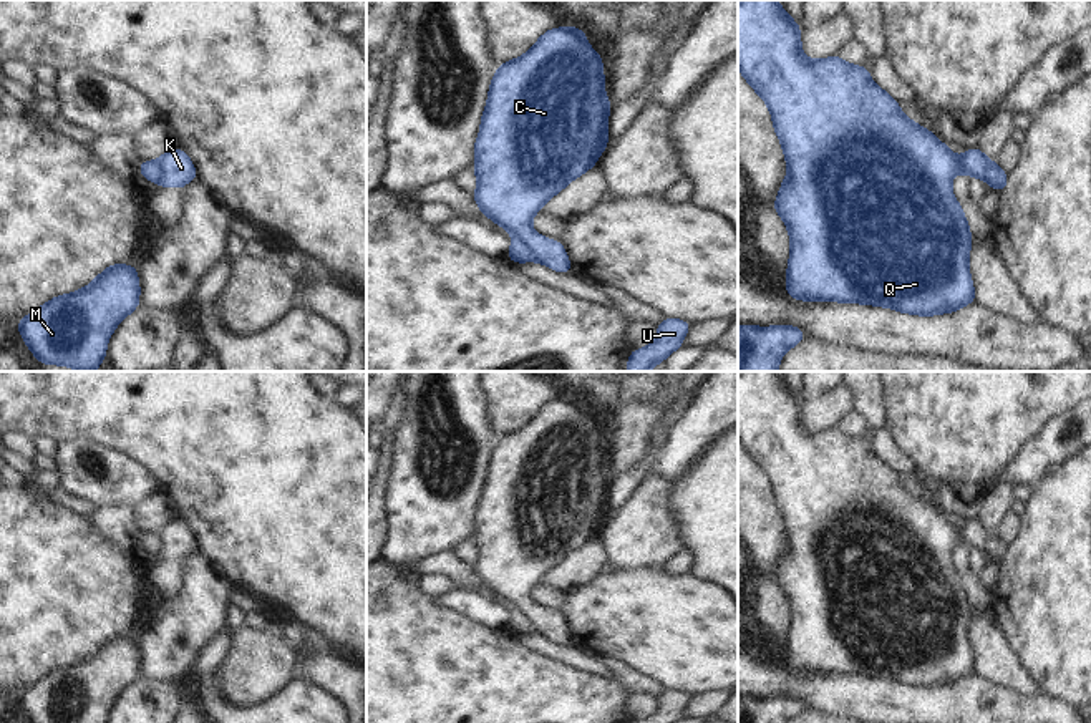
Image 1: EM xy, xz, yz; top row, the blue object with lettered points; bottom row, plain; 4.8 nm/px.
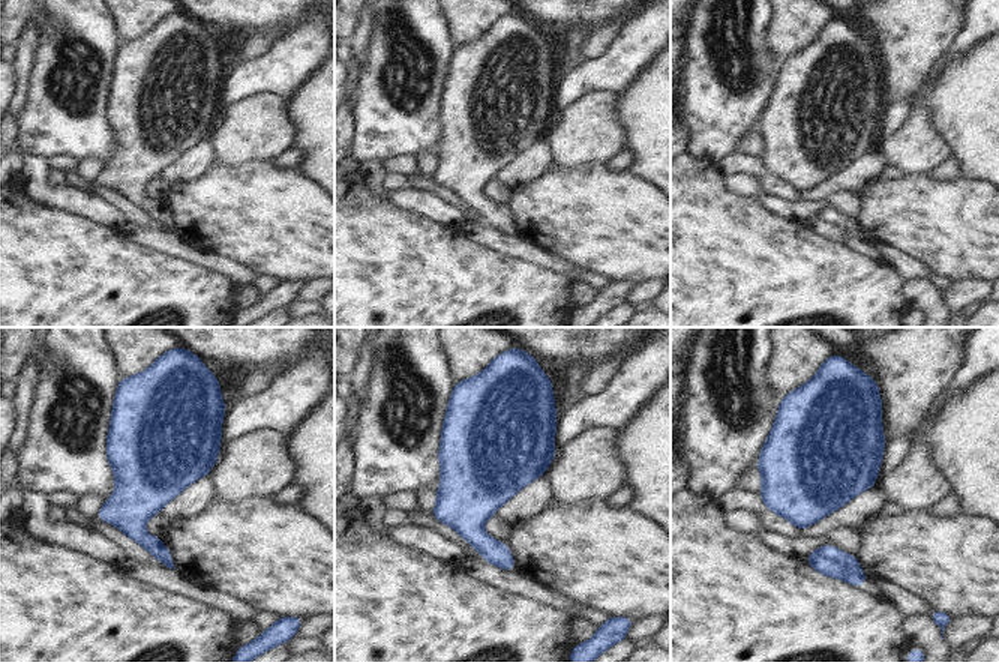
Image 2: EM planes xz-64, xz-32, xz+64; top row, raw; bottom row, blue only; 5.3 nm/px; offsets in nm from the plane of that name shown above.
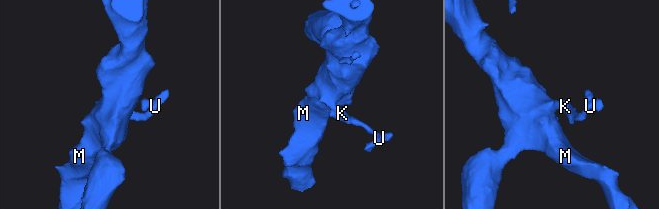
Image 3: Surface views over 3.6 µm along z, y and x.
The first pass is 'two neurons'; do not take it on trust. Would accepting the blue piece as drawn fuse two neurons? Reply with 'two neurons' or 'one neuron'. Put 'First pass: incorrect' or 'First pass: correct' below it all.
two neurons
First pass: correct

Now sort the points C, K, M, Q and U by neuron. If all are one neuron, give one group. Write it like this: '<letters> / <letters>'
C K M Q / U

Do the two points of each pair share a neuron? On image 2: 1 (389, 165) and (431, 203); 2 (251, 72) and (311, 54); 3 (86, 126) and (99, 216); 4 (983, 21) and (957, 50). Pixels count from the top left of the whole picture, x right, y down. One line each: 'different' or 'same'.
1: different
2: same
3: different
4: same

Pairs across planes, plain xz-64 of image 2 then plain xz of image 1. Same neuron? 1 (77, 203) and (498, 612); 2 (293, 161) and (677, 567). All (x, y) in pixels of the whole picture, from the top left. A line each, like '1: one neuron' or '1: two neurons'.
1: one neuron
2: one neuron

